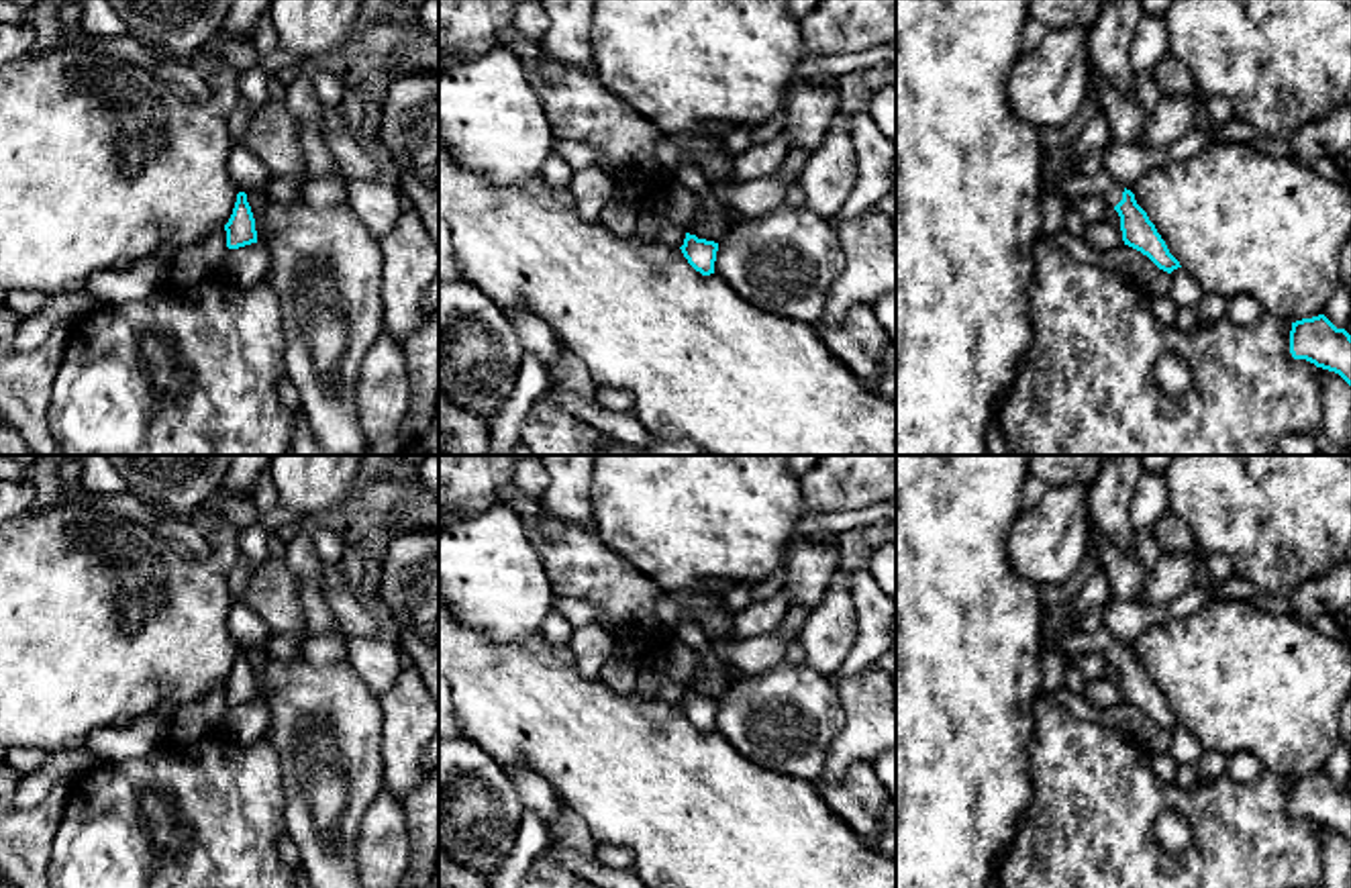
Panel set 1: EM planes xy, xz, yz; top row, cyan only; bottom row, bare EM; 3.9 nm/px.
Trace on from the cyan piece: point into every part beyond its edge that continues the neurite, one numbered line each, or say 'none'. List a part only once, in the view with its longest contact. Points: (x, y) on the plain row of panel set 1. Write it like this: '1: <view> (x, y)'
1: yz (1074, 644)

